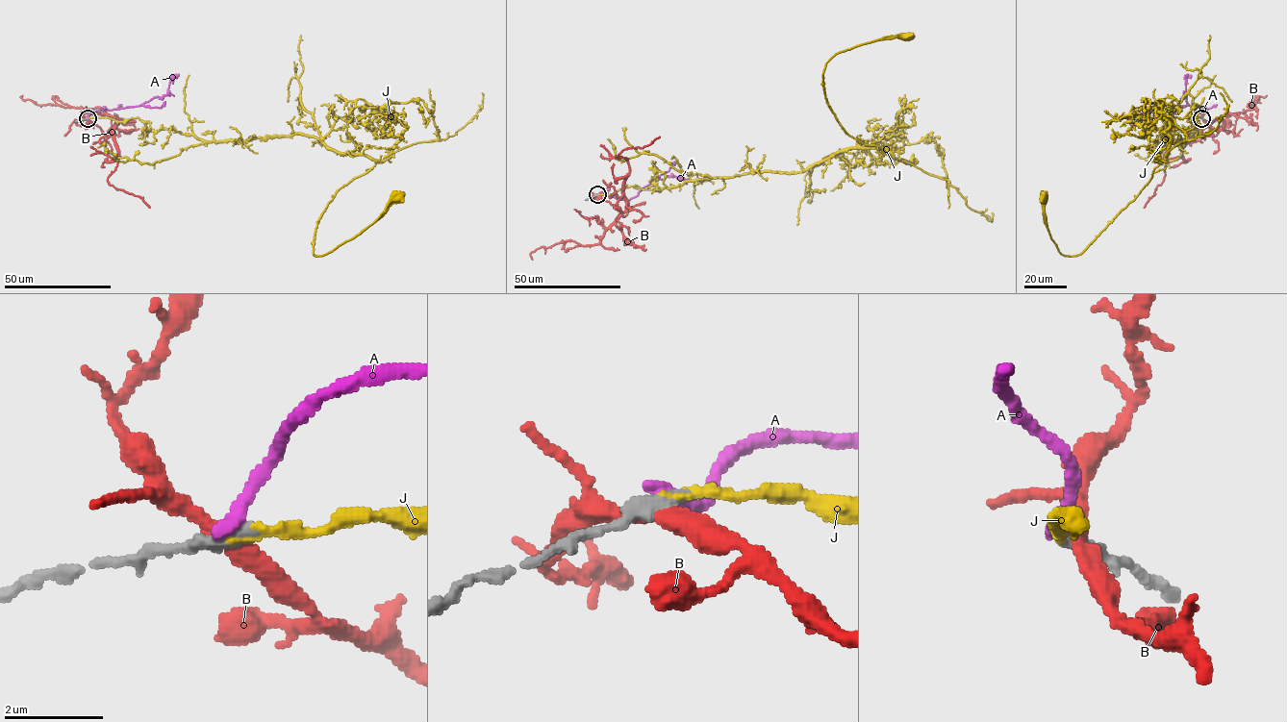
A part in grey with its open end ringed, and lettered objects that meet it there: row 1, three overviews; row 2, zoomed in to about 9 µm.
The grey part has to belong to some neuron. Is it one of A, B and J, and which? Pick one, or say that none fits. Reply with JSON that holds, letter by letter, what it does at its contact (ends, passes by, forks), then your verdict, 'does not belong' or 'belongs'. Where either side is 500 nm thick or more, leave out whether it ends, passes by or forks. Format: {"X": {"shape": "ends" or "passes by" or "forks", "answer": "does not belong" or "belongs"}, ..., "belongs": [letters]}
{"A": {"shape": "ends", "answer": "does not belong"}, "B": {"shape": "passes by", "answer": "does not belong"}, "J": {"shape": "ends", "answer": "belongs"}, "belongs": ["J"]}

